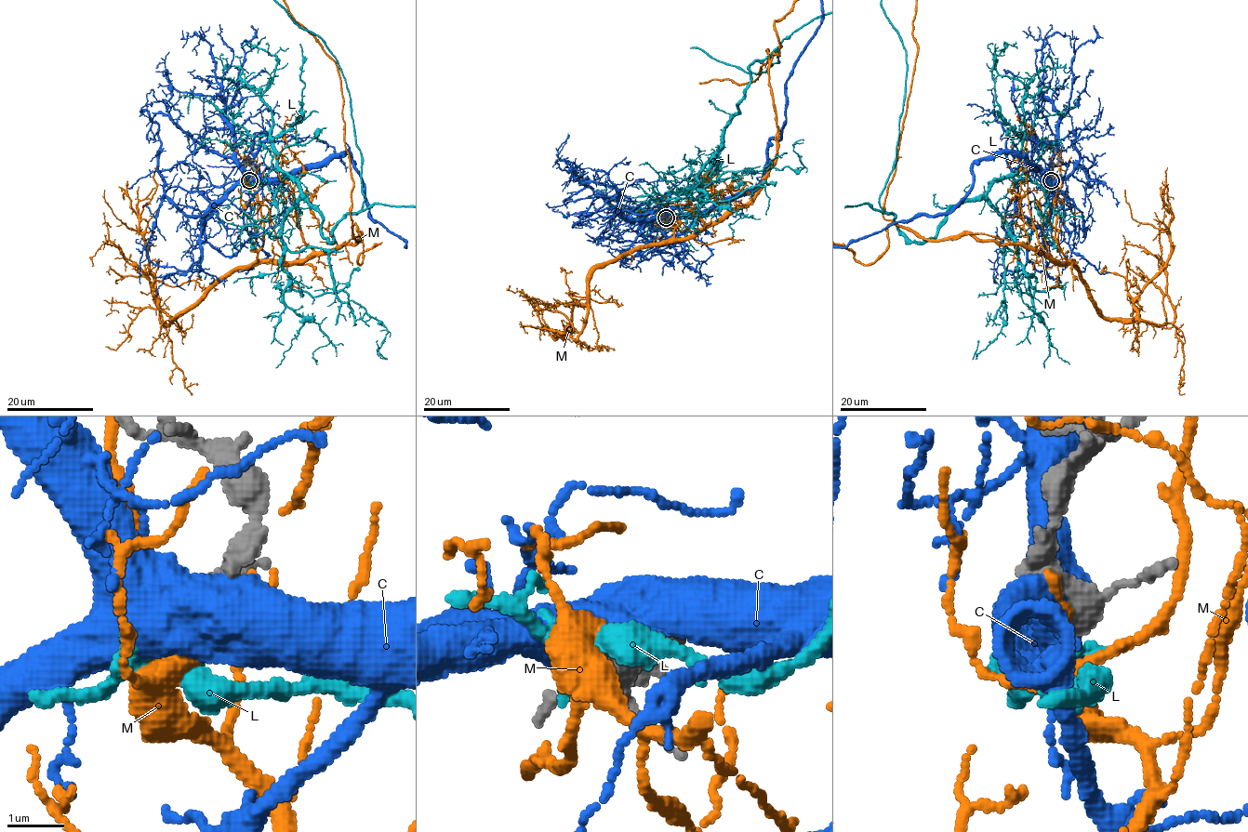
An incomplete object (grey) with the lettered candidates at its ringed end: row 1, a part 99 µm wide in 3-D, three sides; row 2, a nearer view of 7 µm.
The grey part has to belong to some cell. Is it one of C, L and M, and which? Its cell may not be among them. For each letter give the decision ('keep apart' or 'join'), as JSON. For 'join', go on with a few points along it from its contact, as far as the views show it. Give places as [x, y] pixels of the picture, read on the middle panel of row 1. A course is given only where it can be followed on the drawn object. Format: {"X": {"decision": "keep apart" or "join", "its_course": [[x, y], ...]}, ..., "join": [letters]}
{"C": {"decision": "keep apart"}, "L": {"decision": "keep apart"}, "M": {"decision": "keep apart"}, "join": []}

